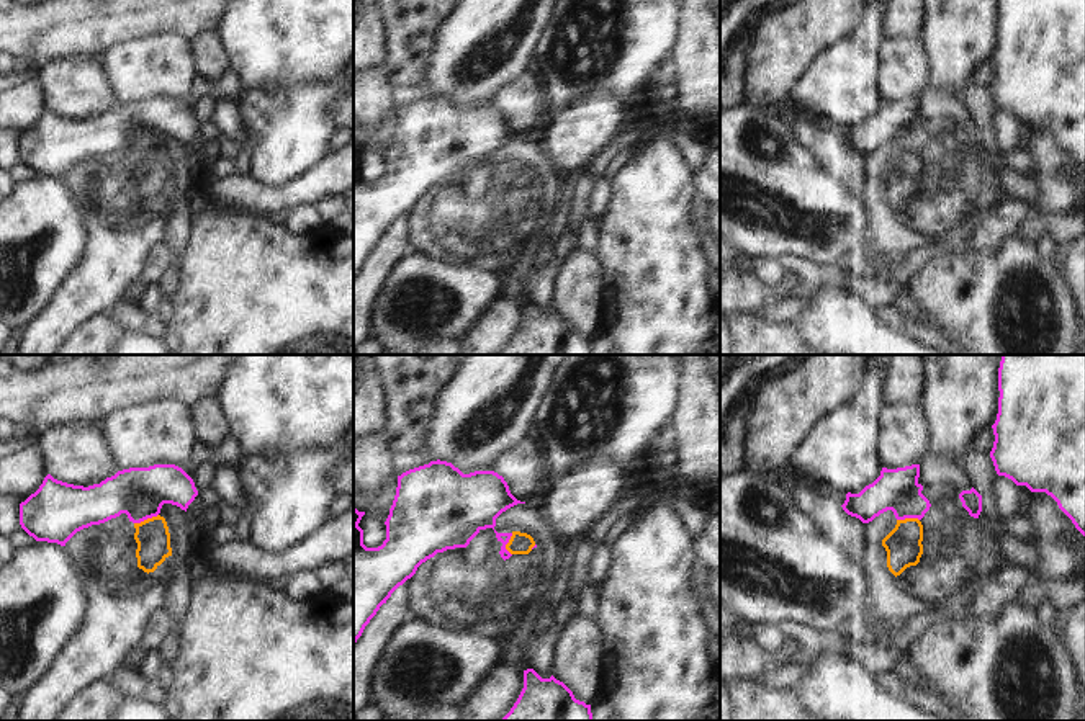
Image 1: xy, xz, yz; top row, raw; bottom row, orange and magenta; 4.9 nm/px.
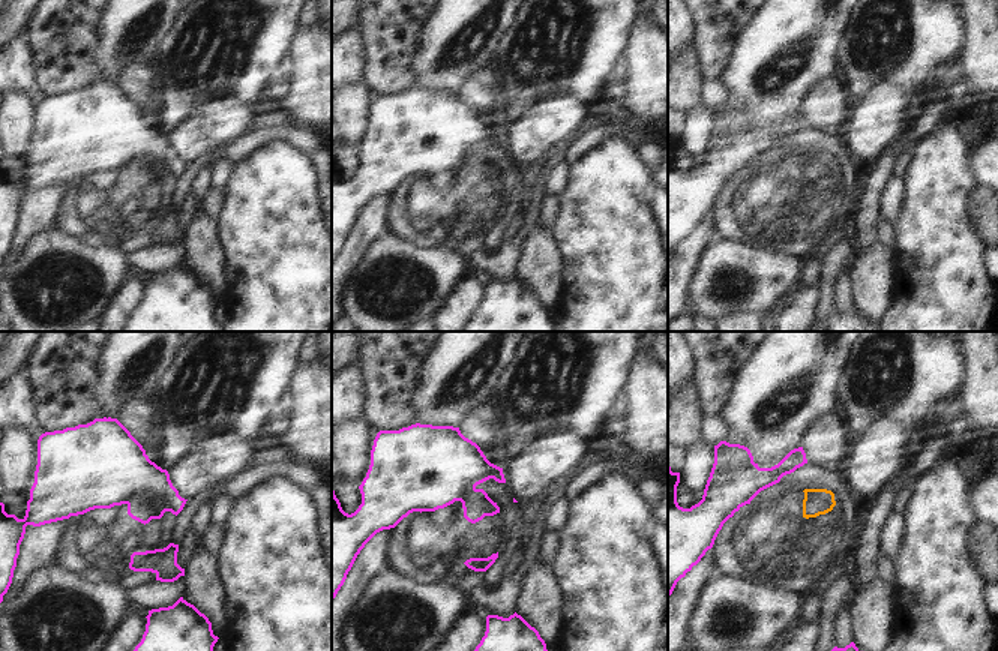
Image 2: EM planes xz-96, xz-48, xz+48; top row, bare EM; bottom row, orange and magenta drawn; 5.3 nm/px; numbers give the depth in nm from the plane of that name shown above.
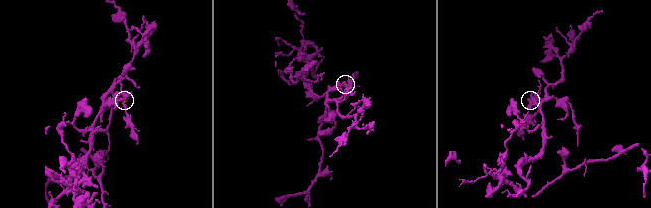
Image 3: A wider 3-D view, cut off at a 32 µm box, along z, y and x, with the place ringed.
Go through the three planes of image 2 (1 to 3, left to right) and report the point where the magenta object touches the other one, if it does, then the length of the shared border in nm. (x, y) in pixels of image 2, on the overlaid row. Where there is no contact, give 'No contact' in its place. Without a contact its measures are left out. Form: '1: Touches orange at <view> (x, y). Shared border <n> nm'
1: No contact
2: No contact
3: No contact.

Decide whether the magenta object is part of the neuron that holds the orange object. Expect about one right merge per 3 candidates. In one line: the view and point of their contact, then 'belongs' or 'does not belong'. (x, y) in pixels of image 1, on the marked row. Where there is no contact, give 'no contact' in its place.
meets orange in xy at (148, 519); does not belong

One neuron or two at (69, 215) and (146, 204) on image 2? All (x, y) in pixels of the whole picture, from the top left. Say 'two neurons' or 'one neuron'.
one neuron

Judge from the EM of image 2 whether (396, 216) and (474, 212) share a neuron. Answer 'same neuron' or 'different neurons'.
same neuron

